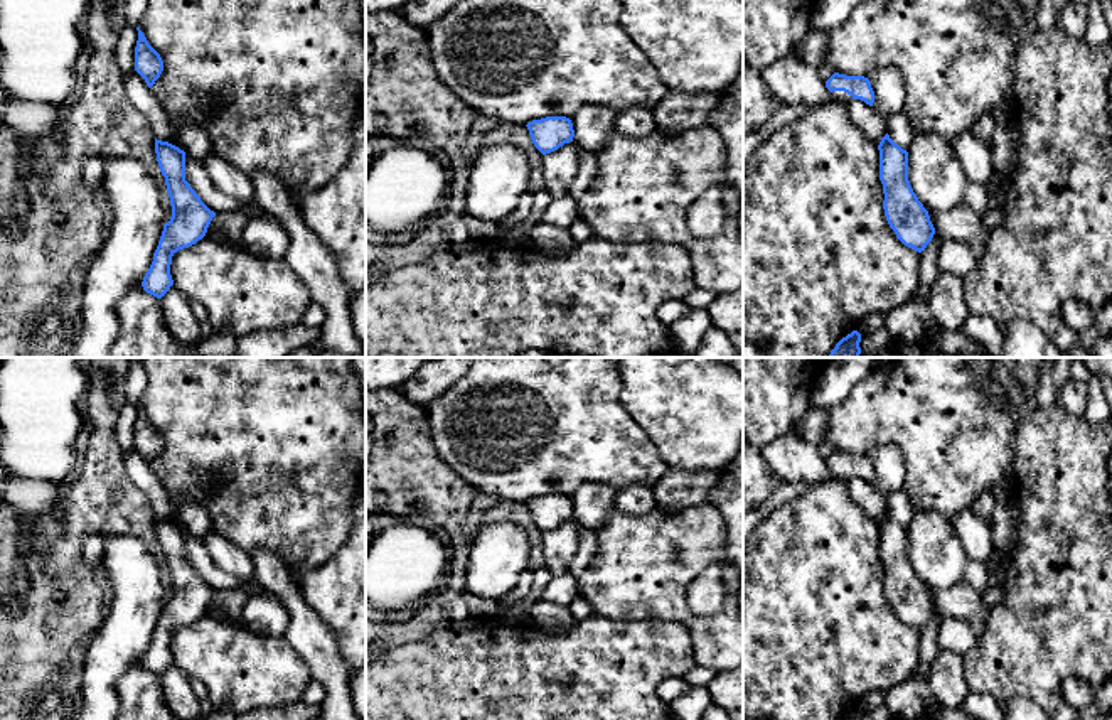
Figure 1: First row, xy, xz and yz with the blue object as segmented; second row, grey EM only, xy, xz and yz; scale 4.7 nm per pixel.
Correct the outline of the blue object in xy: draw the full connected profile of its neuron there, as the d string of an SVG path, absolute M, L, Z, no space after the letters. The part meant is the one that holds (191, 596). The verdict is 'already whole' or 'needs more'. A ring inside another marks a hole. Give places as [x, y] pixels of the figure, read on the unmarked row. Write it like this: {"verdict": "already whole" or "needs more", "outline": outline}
{"verdict": "already whole", "outline": "M155 516L155 531L172 583L172 595L163 602L153 639L143 654L147 671L162 676L174 663L170 653L172 634L195 622L207 610L216 594L185 558L185 529Z"}

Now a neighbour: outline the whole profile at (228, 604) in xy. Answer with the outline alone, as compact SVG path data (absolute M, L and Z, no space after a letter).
M216 590L212 595L207 614L239 622L243 605L248 595L243 590Z

